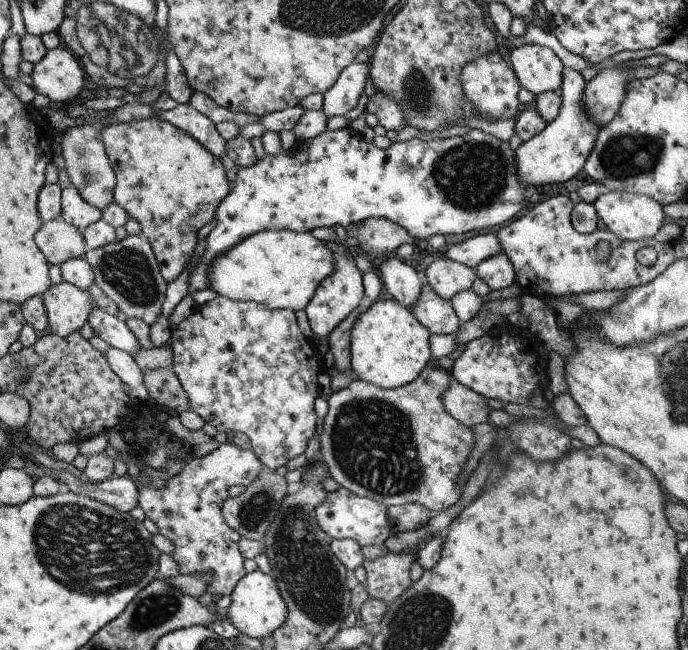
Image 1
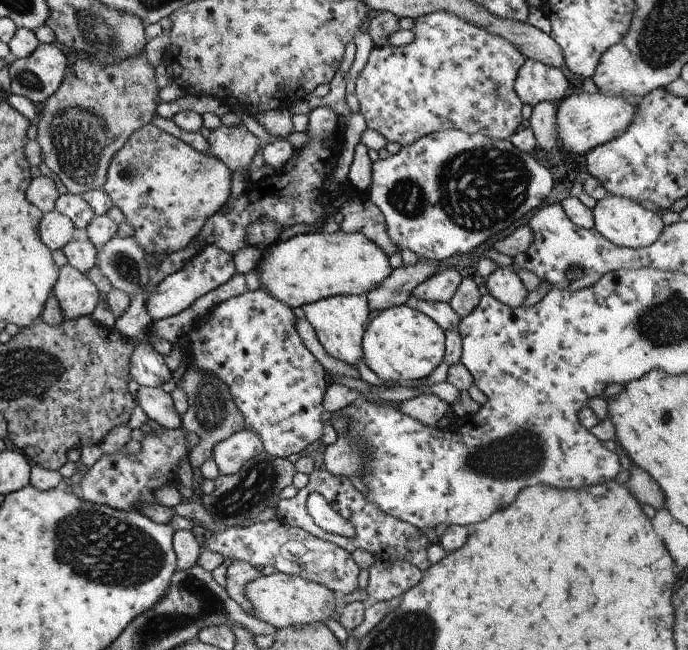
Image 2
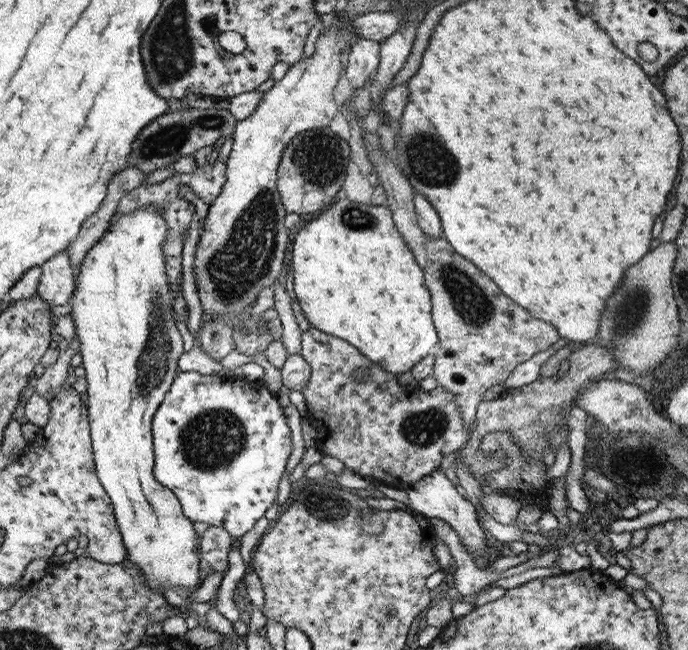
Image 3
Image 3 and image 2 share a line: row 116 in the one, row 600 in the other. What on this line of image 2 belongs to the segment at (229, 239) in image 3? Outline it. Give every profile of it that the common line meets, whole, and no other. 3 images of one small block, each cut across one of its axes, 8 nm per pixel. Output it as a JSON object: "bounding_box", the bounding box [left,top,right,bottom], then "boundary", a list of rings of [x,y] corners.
{"bounding_box":[243,570,334,629],"boundary":[[[277,570],[267,576],[257,575],[243,587],[243,596],[250,605],[252,615],[276,629],[306,623],[323,623],[334,612],[333,594],[328,588]]]}

